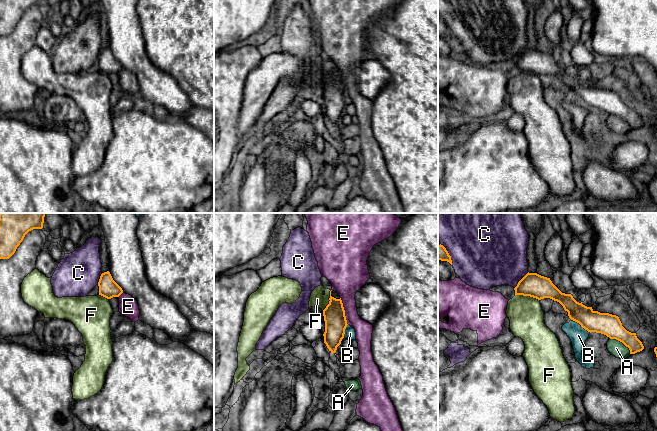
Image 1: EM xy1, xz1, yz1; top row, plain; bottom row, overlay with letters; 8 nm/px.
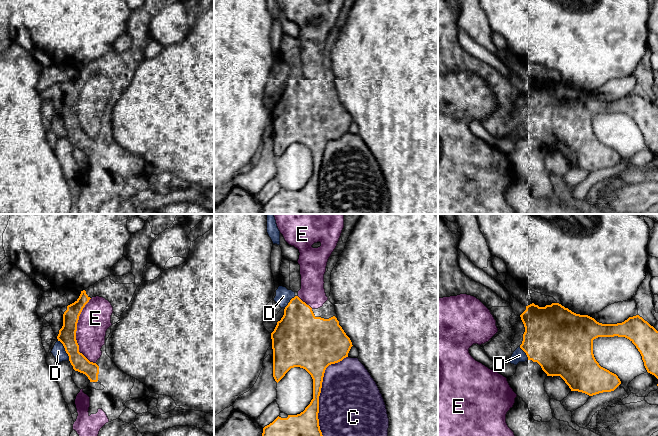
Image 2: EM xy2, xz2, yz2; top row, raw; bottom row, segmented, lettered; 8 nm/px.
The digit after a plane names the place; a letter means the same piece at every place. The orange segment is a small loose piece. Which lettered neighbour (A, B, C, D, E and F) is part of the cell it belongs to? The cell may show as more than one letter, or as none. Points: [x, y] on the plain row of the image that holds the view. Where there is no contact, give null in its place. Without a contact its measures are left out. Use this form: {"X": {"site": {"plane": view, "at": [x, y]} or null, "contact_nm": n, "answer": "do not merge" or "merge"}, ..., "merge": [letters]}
{"A": {"site": {"plane": "yz1", "at": [622, 118]}, "contact_nm": 220, "answer": "do not merge"}, "B": {"site": {"plane": "yz1", "at": [583, 103]}, "contact_nm": 160, "answer": "do not merge"}, "C": {"site": {"plane": "xz2", "at": [320, 168]}, "contact_nm": 700, "answer": "do not merge"}, "D": {"site": {"plane": "xy2", "at": [65, 126]}, "contact_nm": 190, "answer": "do not merge"}, "E": {"site": {"plane": "xy2", "at": [75, 109]}, "contact_nm": 550, "answer": "do not merge"}, "F": {"site": {"plane": "yz1", "at": [527, 71]}, "contact_nm": 200, "answer": "do not merge"}, "merge": []}

